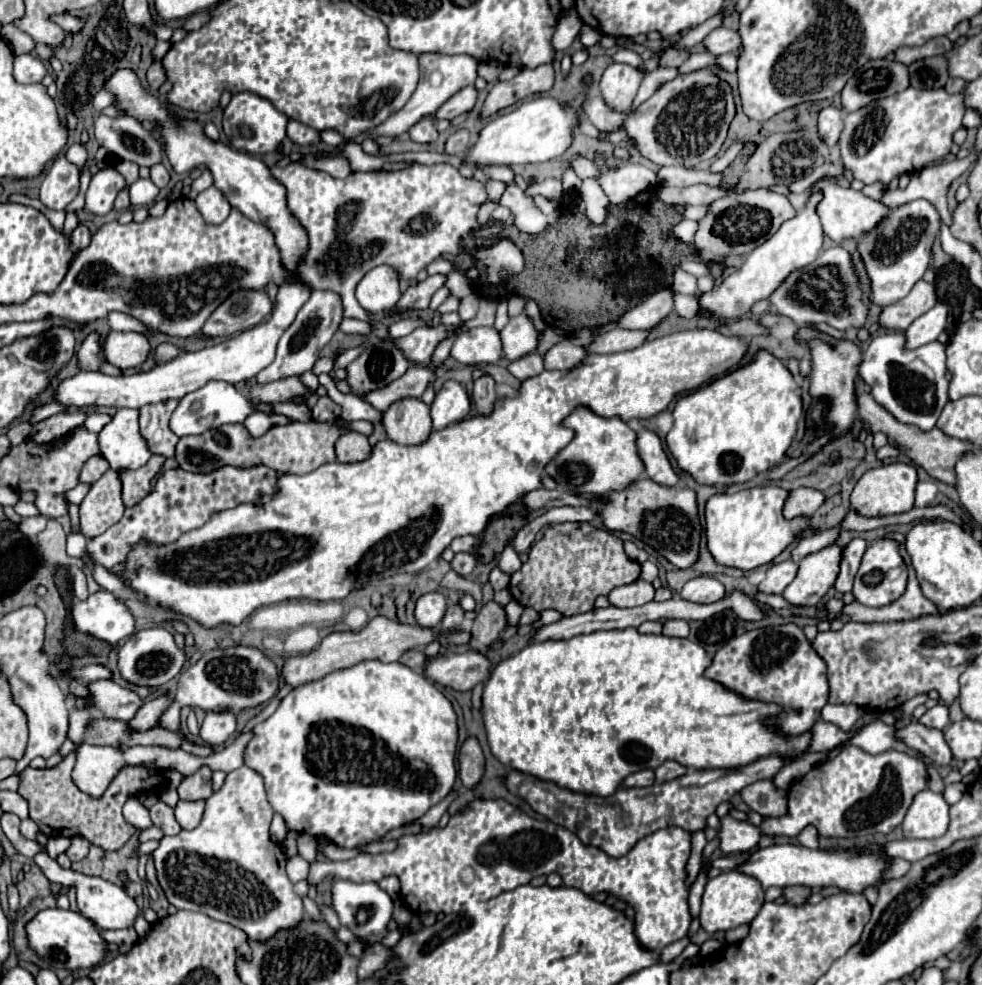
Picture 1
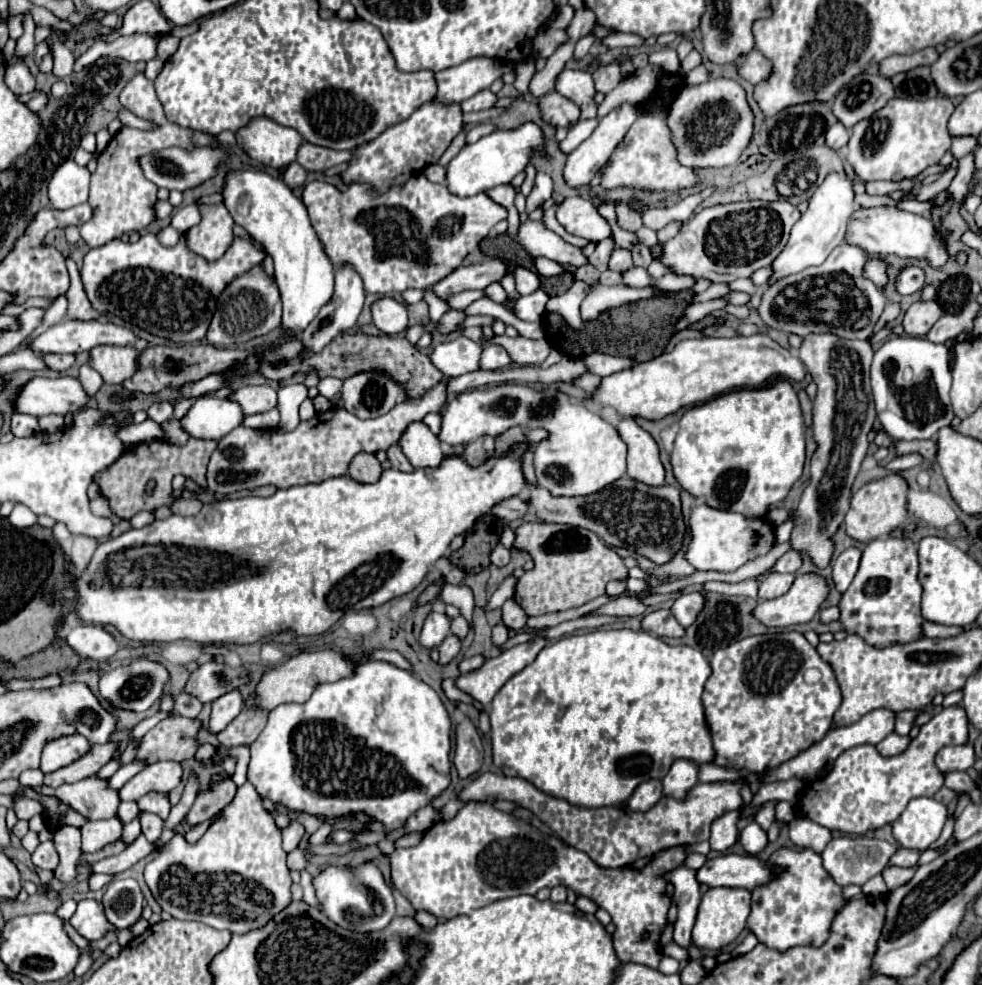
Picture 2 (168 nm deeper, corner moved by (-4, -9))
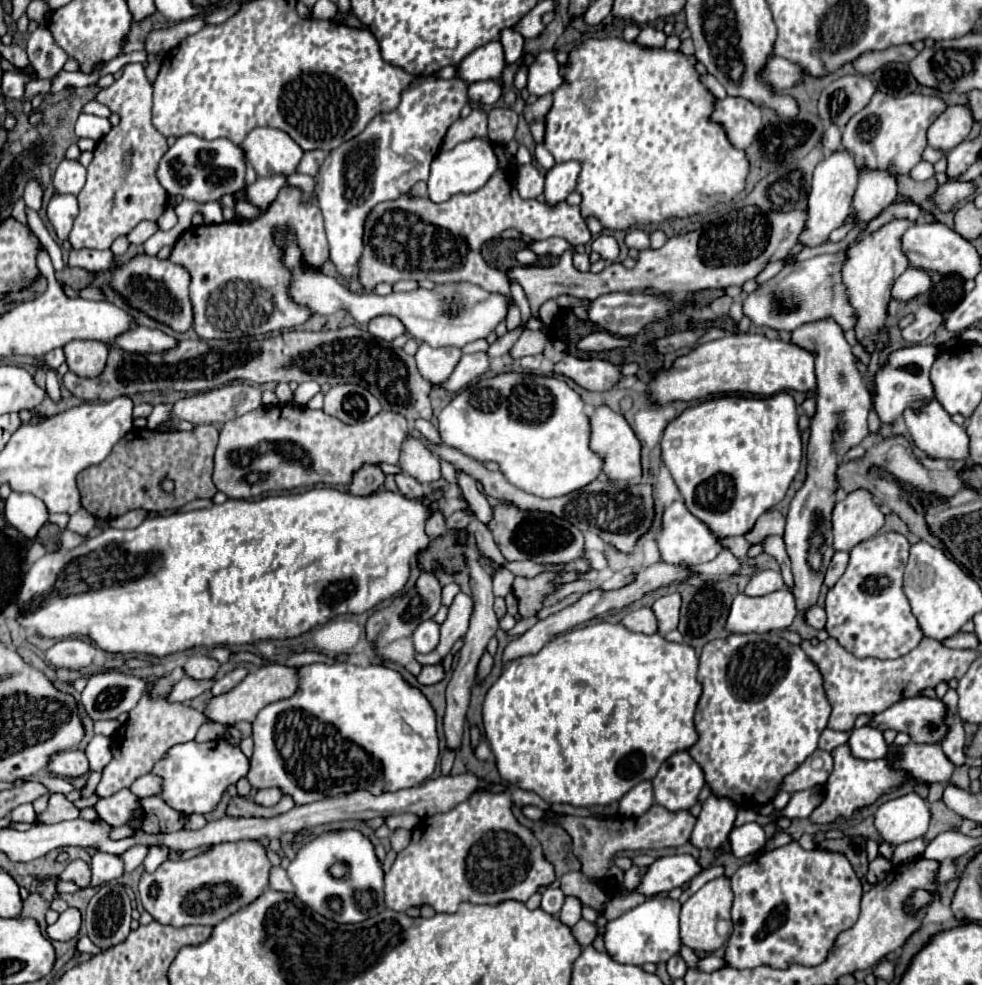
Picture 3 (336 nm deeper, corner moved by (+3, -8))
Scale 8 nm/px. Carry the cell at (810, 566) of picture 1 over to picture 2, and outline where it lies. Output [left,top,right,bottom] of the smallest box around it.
[753,573,829,627]

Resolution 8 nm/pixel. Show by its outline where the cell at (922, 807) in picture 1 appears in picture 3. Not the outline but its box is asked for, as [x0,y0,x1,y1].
[874,792,930,844]

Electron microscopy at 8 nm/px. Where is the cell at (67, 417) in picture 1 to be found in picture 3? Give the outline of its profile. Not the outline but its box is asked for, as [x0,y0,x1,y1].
[46,369,61,402]

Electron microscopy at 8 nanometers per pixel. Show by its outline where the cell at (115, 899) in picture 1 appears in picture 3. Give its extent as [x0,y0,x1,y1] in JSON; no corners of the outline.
[46,908,80,942]

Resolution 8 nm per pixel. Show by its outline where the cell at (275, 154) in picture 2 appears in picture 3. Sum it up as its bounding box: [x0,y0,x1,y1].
[242,128,304,176]

